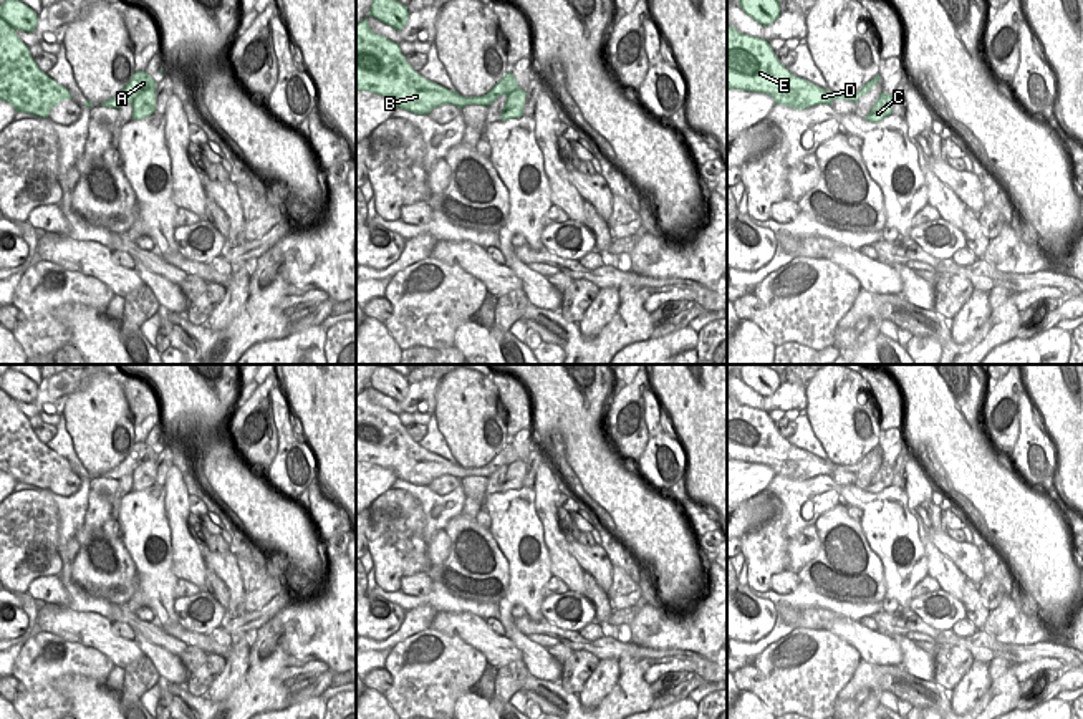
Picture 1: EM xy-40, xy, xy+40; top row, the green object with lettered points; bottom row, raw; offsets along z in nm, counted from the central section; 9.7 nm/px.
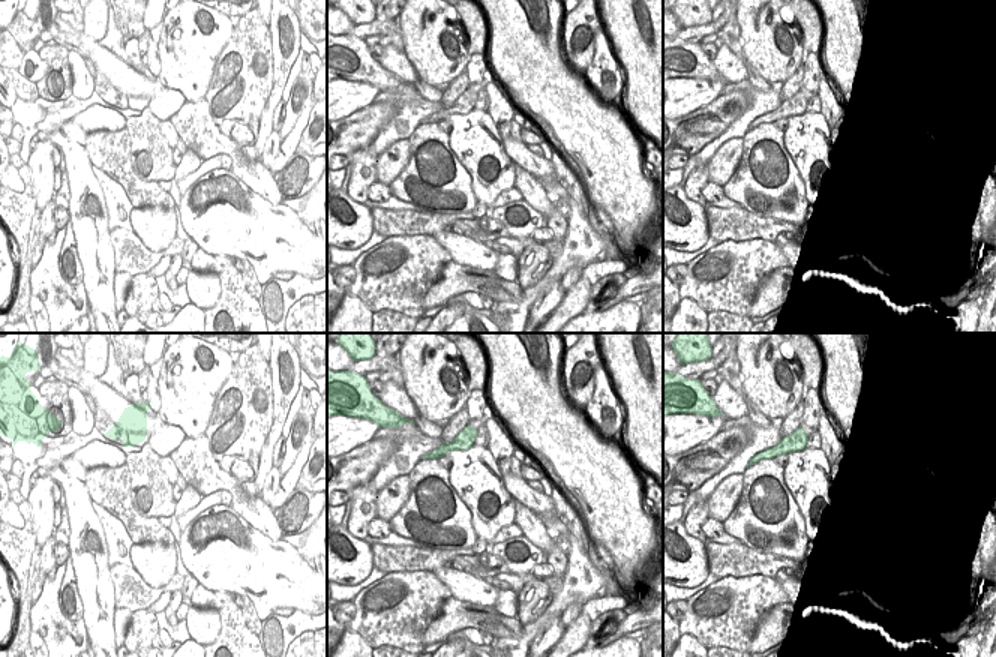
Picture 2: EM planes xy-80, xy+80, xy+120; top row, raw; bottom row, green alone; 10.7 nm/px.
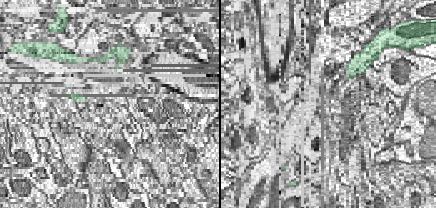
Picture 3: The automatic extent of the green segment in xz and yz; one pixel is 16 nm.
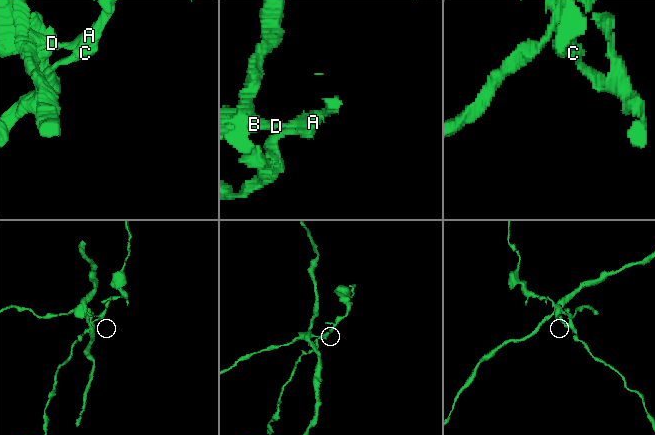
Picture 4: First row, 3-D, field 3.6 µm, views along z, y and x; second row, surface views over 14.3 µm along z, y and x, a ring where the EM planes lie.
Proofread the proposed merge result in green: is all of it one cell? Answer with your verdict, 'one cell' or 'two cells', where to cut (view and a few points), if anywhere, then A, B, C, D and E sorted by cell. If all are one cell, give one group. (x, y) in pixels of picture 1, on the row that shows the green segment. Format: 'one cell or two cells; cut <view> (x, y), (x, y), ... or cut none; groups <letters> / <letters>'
two cells; cut xy (469, 98), (471, 103); groups A C / B D E

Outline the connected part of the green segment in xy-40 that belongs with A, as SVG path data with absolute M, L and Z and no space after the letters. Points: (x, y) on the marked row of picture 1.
M136 71L116 96L101 103L101 106L119 109L123 104L131 103L132 119L149 118L156 111L156 84L146 71Z

